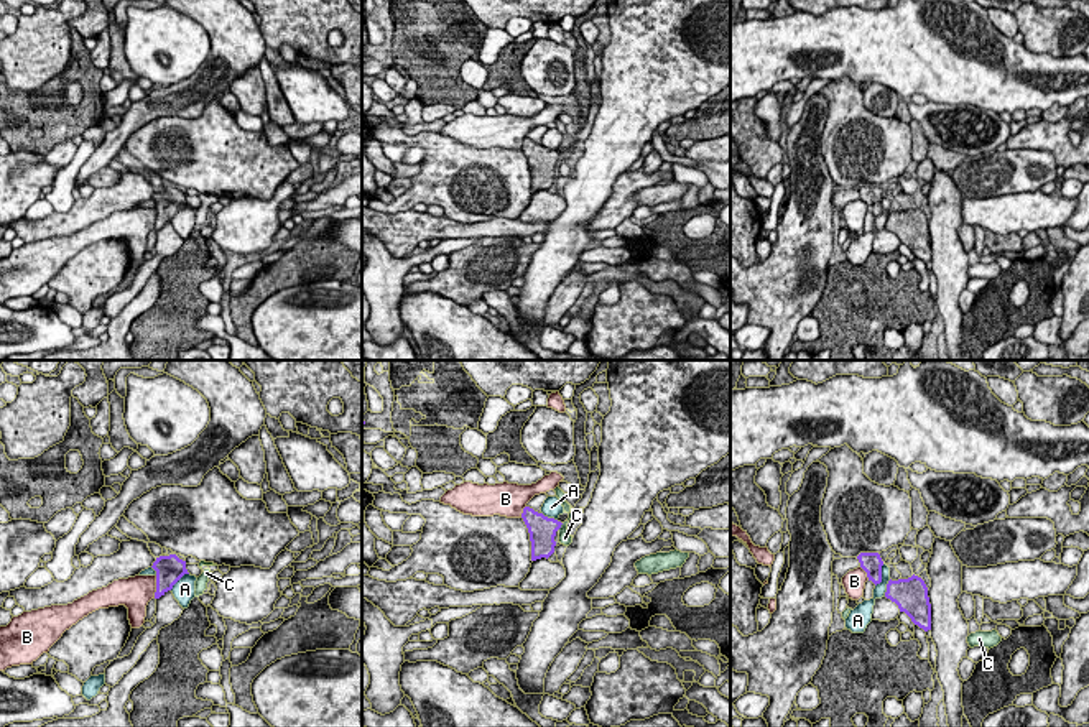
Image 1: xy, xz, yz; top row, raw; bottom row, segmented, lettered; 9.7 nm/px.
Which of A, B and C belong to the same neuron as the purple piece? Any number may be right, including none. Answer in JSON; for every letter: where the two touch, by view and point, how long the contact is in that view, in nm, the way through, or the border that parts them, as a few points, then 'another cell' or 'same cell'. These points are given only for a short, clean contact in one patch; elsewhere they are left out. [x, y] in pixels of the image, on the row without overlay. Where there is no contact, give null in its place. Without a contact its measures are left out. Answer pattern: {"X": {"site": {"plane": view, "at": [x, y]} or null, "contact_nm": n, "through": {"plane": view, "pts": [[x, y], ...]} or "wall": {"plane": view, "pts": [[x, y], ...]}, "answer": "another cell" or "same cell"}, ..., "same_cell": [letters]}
{"A": {"site": {"plane": "yz", "at": [880, 208]}, "contact_nm": 240, "answer": "another cell"}, "B": {"site": {"plane": "xy", "at": [157, 219]}, "contact_nm": 220, "answer": "another cell"}, "C": {"site": {"plane": "xz", "at": [560, 158]}, "contact_nm": 80, "answer": "another cell"}, "same_cell": []}

